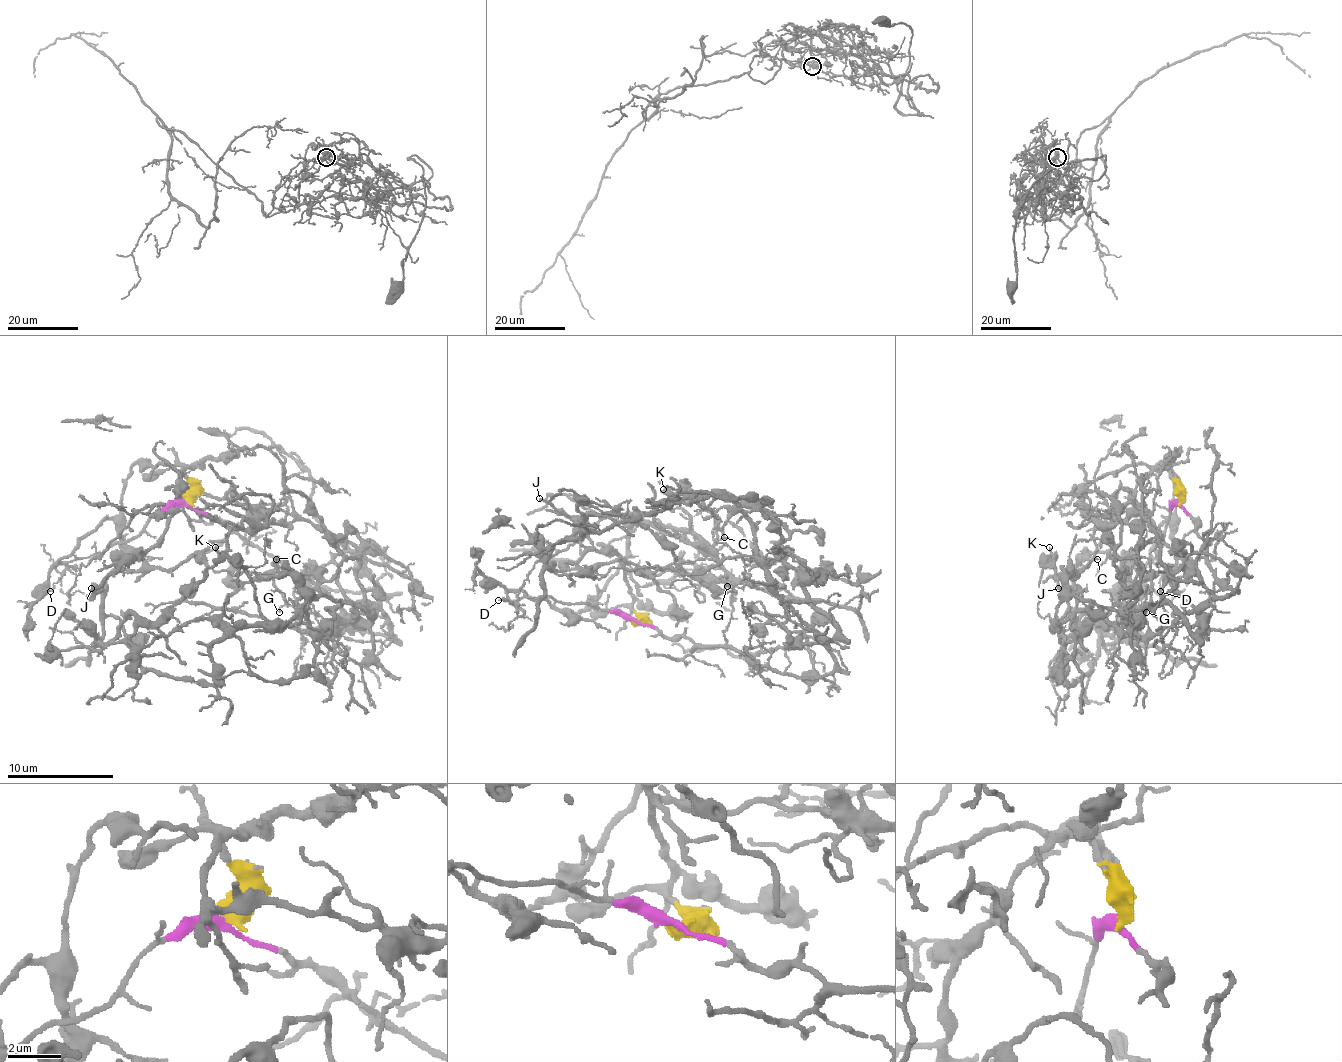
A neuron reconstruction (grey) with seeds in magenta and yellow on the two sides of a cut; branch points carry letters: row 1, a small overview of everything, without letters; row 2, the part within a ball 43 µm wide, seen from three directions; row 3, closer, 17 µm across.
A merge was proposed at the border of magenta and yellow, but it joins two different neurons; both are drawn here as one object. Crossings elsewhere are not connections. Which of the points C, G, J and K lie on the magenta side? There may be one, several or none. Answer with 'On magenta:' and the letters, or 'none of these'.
On magenta: C, K

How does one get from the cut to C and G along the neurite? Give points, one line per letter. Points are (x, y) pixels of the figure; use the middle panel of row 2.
C: (632, 620), (826, 676), (834, 655), (816, 628), (829, 618), (776, 554), (789, 532), (741, 506), (725, 538)
G: (632, 620), (635, 594), (613, 551), (568, 564), (680, 564), (728, 586)

